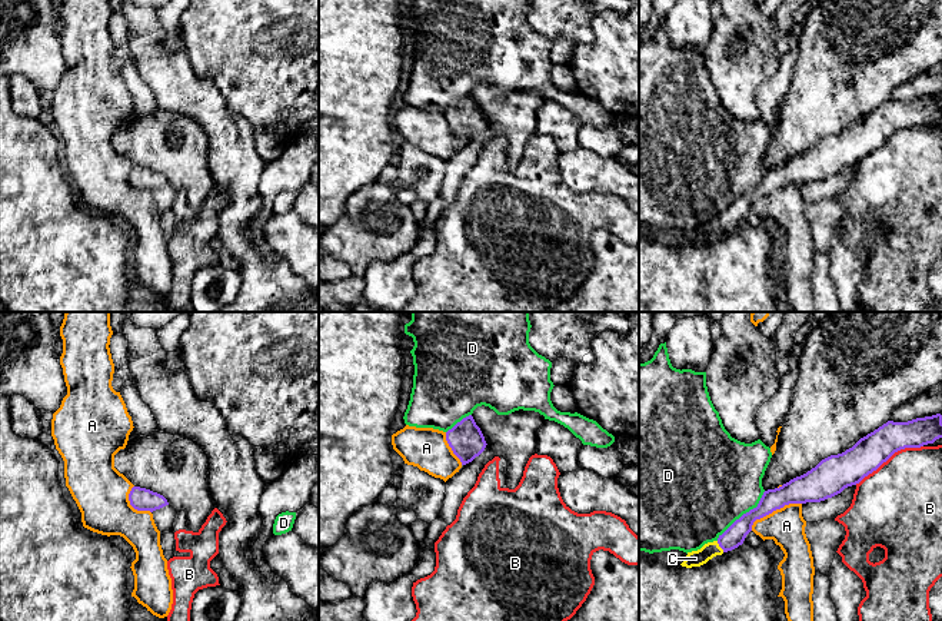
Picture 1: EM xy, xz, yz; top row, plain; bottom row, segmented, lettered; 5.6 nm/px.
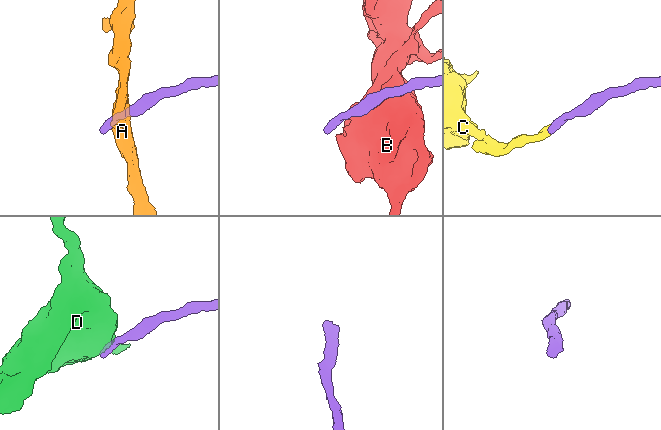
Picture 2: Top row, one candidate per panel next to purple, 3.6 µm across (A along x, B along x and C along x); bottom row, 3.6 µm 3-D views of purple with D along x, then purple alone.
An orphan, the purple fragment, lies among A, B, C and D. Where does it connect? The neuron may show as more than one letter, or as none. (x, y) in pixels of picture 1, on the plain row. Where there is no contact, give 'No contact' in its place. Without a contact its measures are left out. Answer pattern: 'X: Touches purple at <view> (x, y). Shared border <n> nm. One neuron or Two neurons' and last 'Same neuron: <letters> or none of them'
A: Touches purple at yz (774, 189). Shared border 320 nm. Two neurons
B: Touches purple at yz (888, 138). Shared border 440 nm. Two neurons
C: Touches purple at yz (719, 225). Shared border 80 nm. One neuron
D: Touches purple at yz (744, 193). Shared border 400 nm. Two neurons
Same neuron: C

